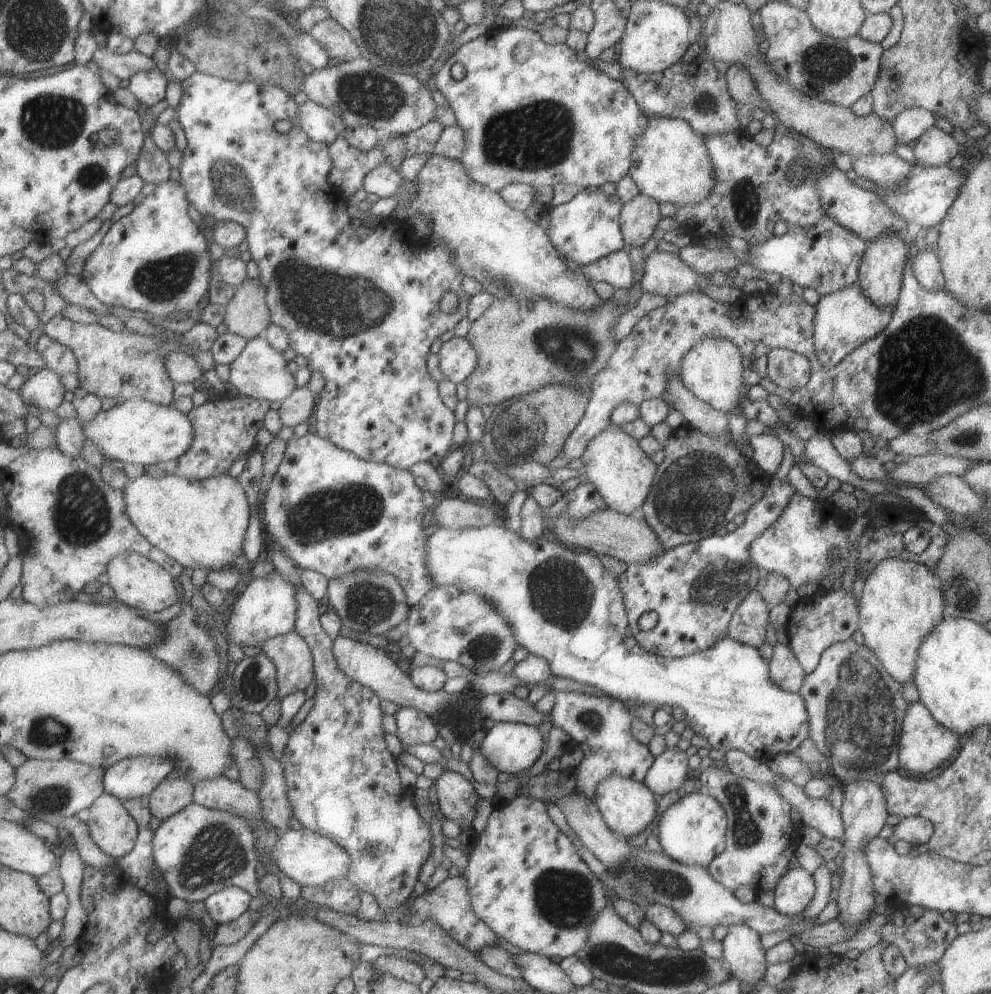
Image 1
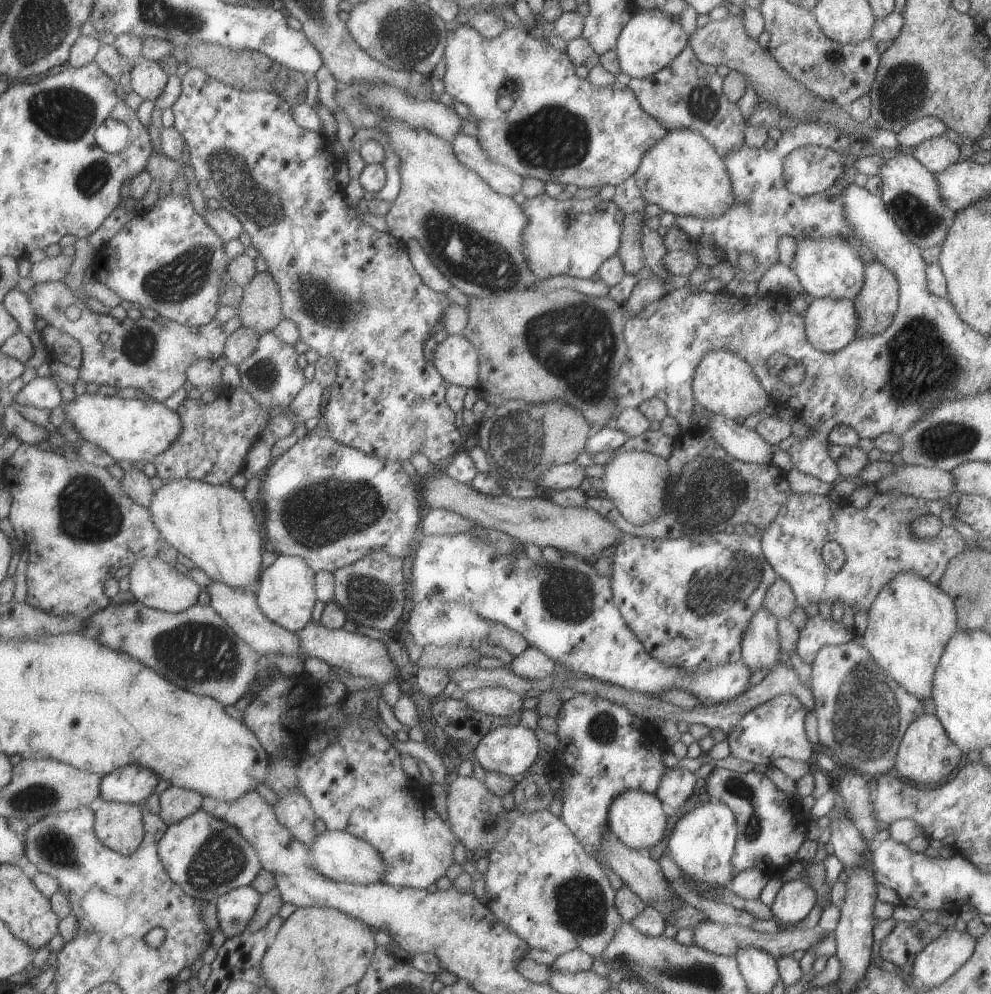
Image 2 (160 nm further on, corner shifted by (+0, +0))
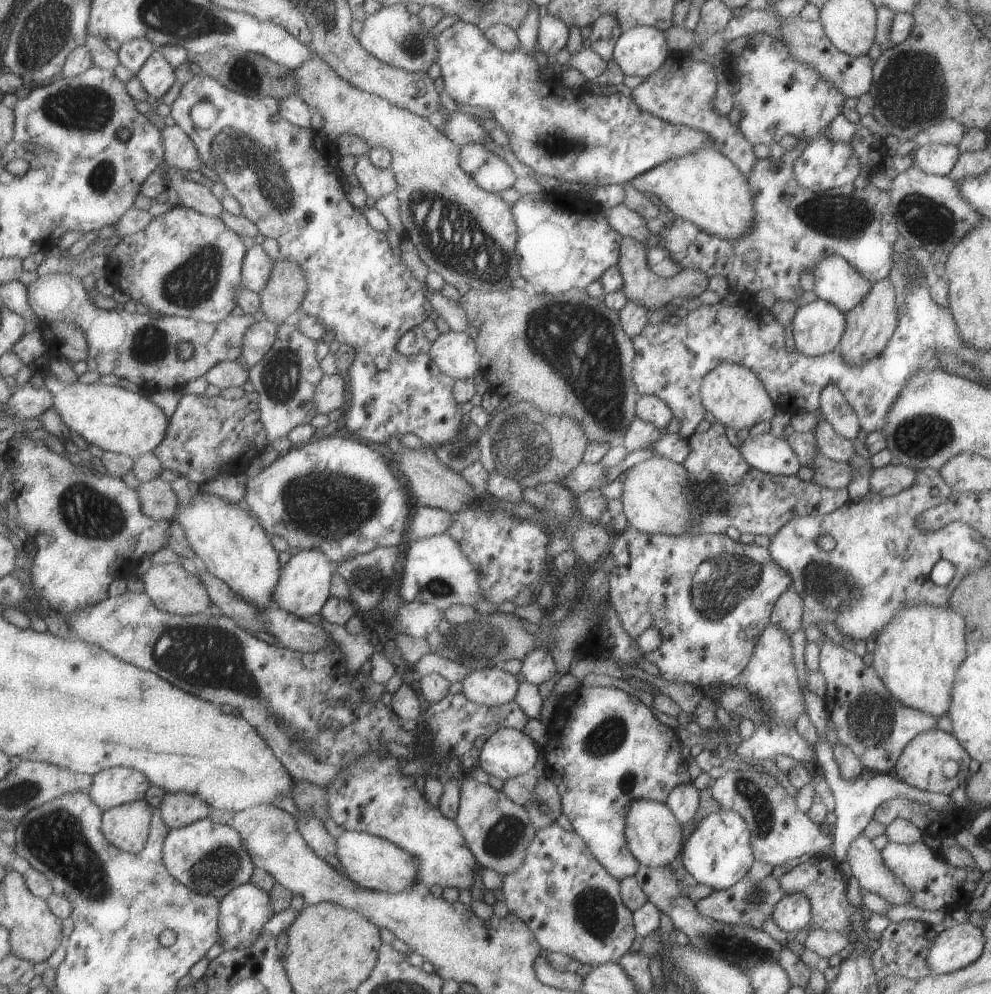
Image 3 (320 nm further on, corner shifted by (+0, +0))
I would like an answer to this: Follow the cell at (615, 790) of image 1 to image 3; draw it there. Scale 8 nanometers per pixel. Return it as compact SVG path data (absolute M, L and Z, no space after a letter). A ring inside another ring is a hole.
M633 801L627 814L628 849L640 865L646 867L668 868L669 863L680 854L685 837L681 833L681 824L665 803L657 801Z

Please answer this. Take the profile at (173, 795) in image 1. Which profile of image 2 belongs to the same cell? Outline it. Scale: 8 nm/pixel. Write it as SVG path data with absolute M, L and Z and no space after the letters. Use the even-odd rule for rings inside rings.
M171 785L159 797L161 804L159 813L170 827L203 809L205 796L185 787Z

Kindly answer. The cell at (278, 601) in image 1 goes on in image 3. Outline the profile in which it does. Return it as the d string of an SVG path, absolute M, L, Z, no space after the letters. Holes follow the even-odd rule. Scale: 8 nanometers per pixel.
M301 549L282 568L281 580L274 594L275 605L304 619L320 613L332 597L332 578L336 568L336 564L322 550Z

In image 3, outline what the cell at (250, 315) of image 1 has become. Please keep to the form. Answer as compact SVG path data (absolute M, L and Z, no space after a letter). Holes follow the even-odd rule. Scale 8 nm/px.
M280 256L274 262L274 271L265 287L259 292L265 318L283 324L297 317L308 293L305 269L295 261Z

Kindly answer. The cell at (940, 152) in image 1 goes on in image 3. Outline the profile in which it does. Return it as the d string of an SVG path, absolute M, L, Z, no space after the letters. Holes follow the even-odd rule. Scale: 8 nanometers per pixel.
M931 143L916 146L910 154L915 166L928 175L946 176L949 174L960 152L953 145Z

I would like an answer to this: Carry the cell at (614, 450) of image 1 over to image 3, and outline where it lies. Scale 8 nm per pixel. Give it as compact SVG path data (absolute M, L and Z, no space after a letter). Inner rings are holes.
M654 457L642 461L624 472L624 490L620 497L622 513L628 526L642 533L675 535L690 532L692 521L690 480L682 463L674 463L665 457Z

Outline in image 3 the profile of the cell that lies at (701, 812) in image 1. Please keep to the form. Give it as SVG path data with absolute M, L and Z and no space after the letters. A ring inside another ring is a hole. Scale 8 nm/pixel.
M721 808L703 819L685 839L680 852L682 864L699 884L705 884L714 891L729 888L748 874L754 856L750 843L750 832L746 822L733 811Z

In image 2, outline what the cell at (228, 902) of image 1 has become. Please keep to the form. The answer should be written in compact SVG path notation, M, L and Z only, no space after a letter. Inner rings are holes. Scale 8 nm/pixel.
M253 885L233 889L217 899L217 922L227 939L245 933L263 895Z

